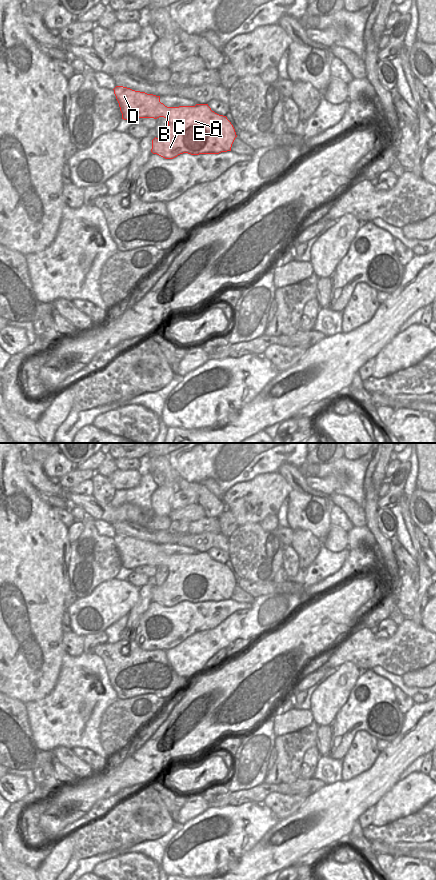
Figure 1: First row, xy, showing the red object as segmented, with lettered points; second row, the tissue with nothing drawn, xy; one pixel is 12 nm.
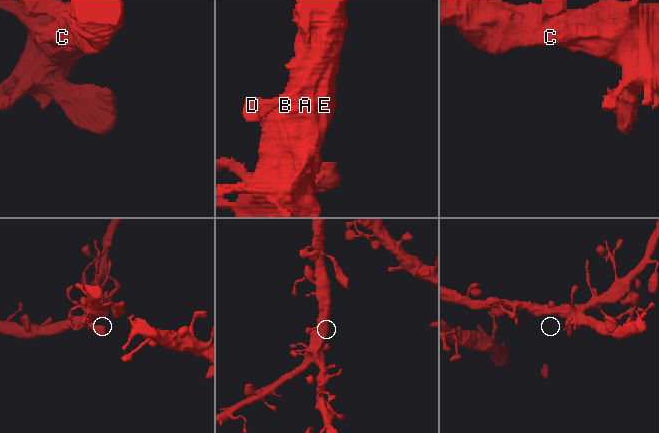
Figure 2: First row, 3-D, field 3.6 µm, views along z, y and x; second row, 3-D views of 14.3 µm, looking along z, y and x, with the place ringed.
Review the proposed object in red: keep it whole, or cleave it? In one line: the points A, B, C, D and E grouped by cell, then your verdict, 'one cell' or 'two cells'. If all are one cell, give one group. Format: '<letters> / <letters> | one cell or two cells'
A B C D E | one cell

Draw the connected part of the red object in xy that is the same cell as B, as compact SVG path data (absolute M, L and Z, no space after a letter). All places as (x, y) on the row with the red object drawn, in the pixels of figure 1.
M116 86L114 94L119 103L122 119L134 122L139 118L164 117L168 119L168 129L161 138L152 140L153 154L165 159L173 159L180 154L219 154L231 151L232 144L237 137L235 129L226 116L211 110L208 104L195 106L167 107L160 102L160 96L135 91L127 87Z

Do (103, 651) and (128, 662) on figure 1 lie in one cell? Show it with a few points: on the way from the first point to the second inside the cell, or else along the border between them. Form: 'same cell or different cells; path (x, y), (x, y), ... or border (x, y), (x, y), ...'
same cell; path (109, 653), (122, 659)

